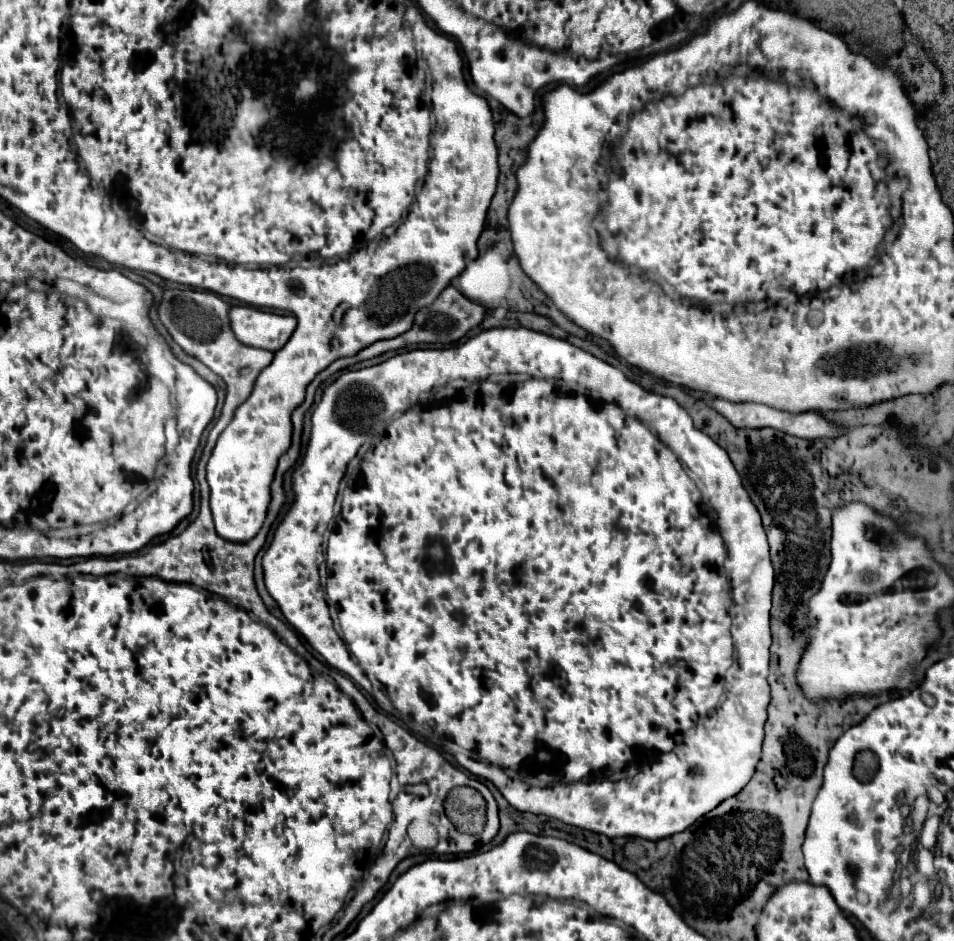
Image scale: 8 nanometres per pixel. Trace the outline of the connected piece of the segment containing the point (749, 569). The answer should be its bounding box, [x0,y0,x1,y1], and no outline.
[262,326,774,840]

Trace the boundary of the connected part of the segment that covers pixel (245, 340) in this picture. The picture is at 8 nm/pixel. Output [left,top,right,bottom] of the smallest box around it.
[230,306,296,352]

